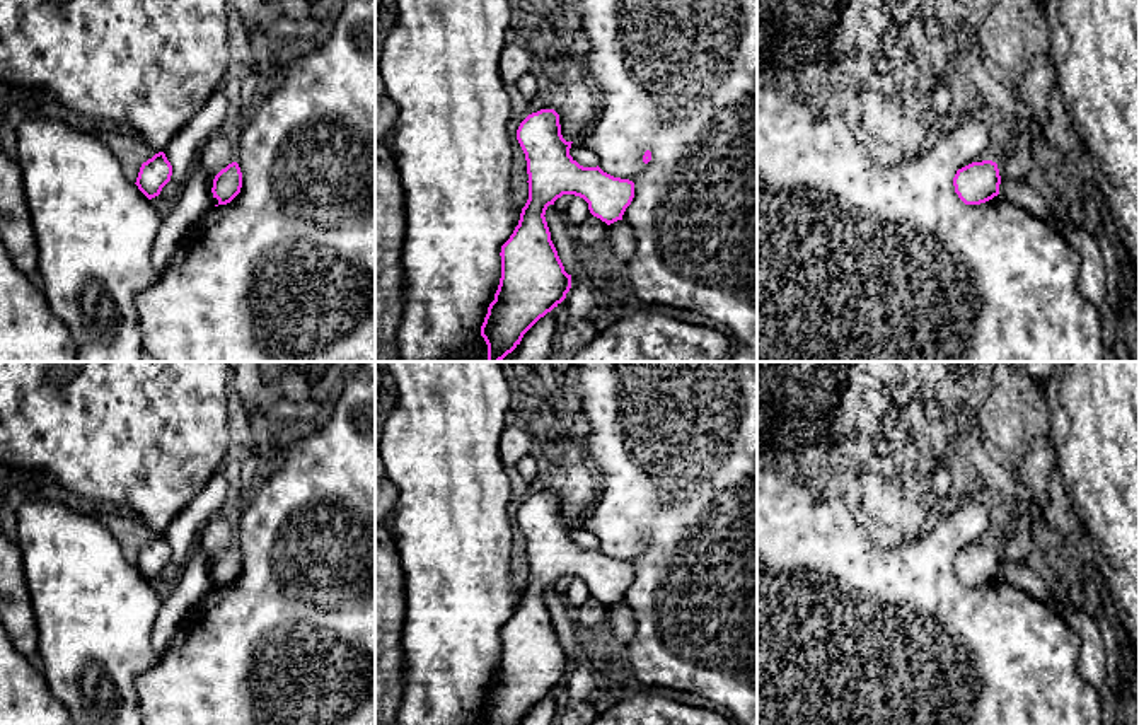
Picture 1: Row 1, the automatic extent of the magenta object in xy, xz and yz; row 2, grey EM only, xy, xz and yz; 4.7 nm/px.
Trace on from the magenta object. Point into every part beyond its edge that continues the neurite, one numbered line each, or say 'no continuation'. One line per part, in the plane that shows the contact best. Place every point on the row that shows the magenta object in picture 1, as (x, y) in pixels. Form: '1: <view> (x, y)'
no continuation

